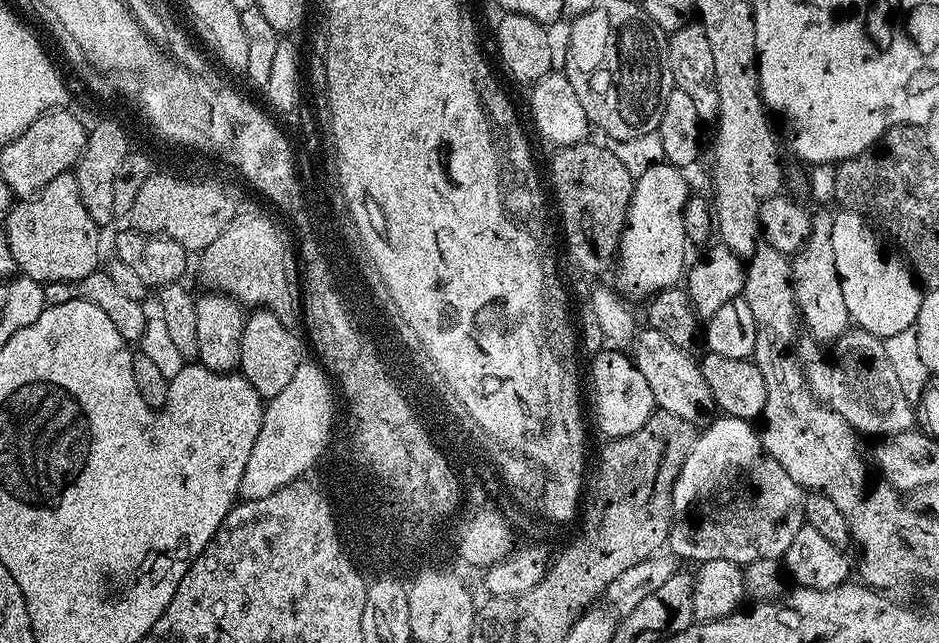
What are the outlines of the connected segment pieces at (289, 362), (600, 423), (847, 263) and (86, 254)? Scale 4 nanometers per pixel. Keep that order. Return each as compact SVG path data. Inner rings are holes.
M270 310L253 311L244 321L239 371L265 401L269 402L285 390L294 374L298 374L298 366L305 363L305 341L300 341L296 334L293 329L282 326L282 322Z
M608 350L612 352L600 352L592 360L592 392L596 395L596 424L604 438L615 438L634 434L634 430L642 430L645 422L651 418L656 408L654 394L650 394L650 386L646 378L642 378L642 370L633 362L631 355L620 350Z
M840 210L837 213L832 216L832 240L847 315L856 319L863 331L881 338L913 327L920 309L922 288L909 265L903 259L895 260L884 253L881 237L867 220L853 212Z
M64 172L54 178L32 199L21 199L13 203L3 225L2 231L8 235L10 254L14 254L17 269L31 280L51 282L53 280L81 280L90 273L97 271L100 260L100 232L101 229L90 218L82 204L82 197L78 190L78 182L72 172Z

